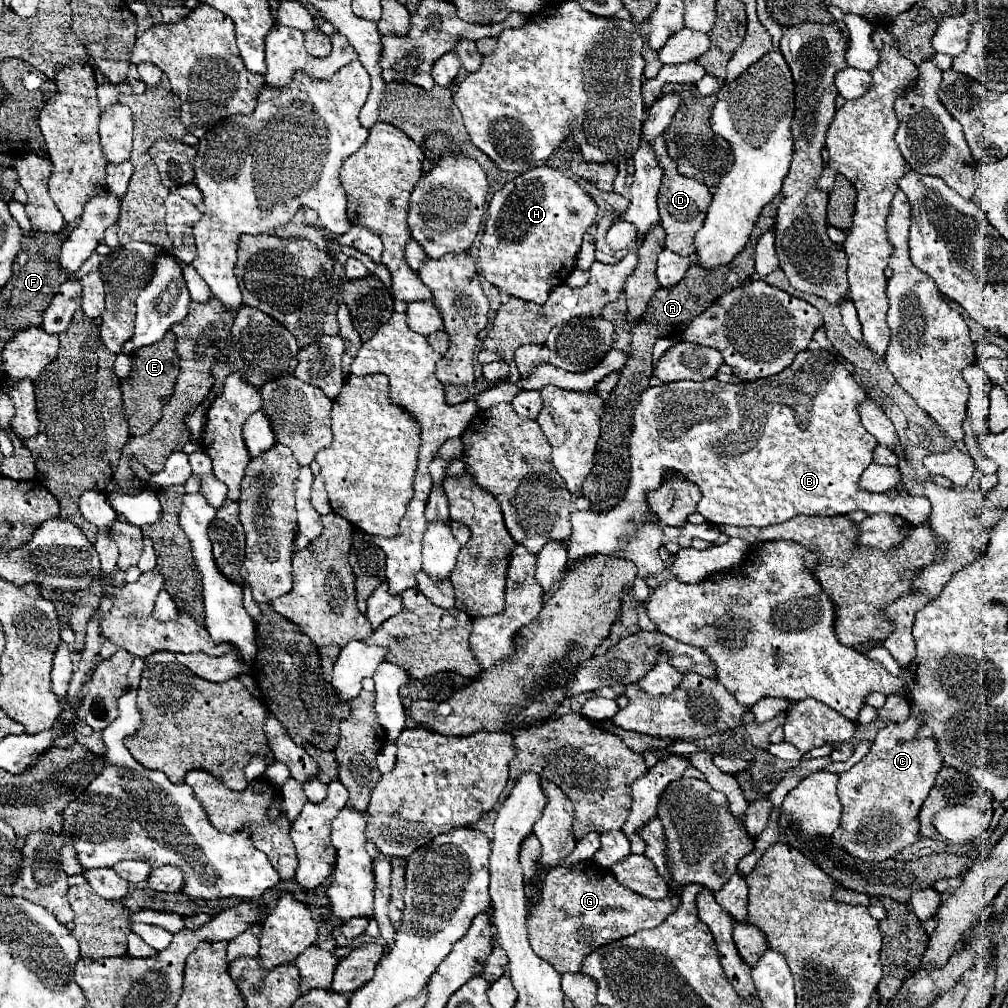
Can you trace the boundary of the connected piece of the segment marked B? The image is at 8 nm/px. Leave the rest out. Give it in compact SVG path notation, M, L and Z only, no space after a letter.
M805 350L805 352L799 352L797 356L795 356L795 360L793 360L793 364L789 366L789 368L785 368L781 374L777 374L777 376L771 376L771 378L761 378L761 380L753 380L753 382L737 382L737 384L725 384L725 382L719 382L717 378L709 378L709 380L703 380L702 382L694 382L694 381L674 381L669 383L662 383L659 386L651 386L649 390L645 390L643 394L641 394L641 400L639 400L639 404L635 406L635 414L633 414L633 434L631 434L631 440L629 440L629 454L631 454L631 480L629 480L629 486L627 486L627 494L625 494L625 500L619 504L619 506L615 506L615 508L611 508L607 514L595 514L593 510L573 510L573 514L571 514L571 524L573 524L573 534L571 534L571 538L569 538L569 562L567 562L567 566L571 564L571 562L575 562L575 560L579 560L579 558L583 558L583 556L587 556L587 554L609 554L609 556L613 556L613 554L617 554L617 556L621 556L621 558L627 558L627 560L631 560L631 562L635 562L635 566L637 566L637 576L635 576L635 584L633 584L633 588L635 588L635 600L639 602L639 604L645 604L647 602L647 598L649 598L649 594L651 594L651 588L647 586L647 576L657 576L661 570L665 570L665 564L663 564L663 560L659 560L659 548L663 546L663 531L660 527L660 521L658 517L650 510L649 506L647 506L647 492L649 490L655 490L659 484L661 484L661 480L663 480L663 468L671 468L671 470L675 470L675 472L679 472L683 478L687 478L687 480L691 480L691 482L695 482L699 488L701 488L701 492L703 492L703 498L701 498L701 502L699 502L699 512L711 522L711 524L731 524L731 526L769 526L769 524L777 524L777 522L785 522L785 520L789 520L789 518L793 518L793 516L799 516L799 514L807 514L807 516L837 516L837 514L849 514L849 512L853 512L853 510L863 510L863 512L867 512L867 514L877 514L877 512L889 512L889 514L901 514L905 520L909 520L913 526L921 526L921 524L925 524L925 522L929 522L929 516L931 516L931 506L929 506L929 500L925 498L925 496L907 496L907 498L903 498L903 496L891 496L891 492L883 492L883 494L867 494L867 492L861 492L859 490L859 486L857 486L857 480L859 480L859 476L863 474L863 470L871 464L871 456L873 456L873 450L875 450L875 446L877 446L877 442L875 442L875 438L873 438L873 434L869 434L867 430L865 430L865 426L861 424L861 416L859 416L859 404L863 402L863 400L867 400L869 398L869 392L867 392L867 388L863 388L855 378L853 378L853 374L847 370L847 366L841 362L841 358L837 356L837 354L831 354L831 352L825 352L825 350Z

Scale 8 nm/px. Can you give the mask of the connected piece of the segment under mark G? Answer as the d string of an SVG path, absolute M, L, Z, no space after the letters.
M593 860L577 866L557 866L543 880L541 898L529 910L529 942L533 952L553 964L561 974L579 972L583 956L637 930L659 926L669 912L677 910L679 902L679 894L663 900L639 896L617 884L609 868L597 866Z

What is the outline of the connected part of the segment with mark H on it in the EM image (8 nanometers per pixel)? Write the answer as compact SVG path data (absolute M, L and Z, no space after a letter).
M539 166L527 170L495 192L479 246L479 266L487 282L509 296L543 304L547 294L563 284L575 268L581 238L595 222L597 206L561 170Z

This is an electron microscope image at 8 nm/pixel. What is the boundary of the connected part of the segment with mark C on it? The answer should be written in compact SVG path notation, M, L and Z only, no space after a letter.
M913 716L901 724L887 724L879 730L863 760L839 774L841 780L837 788L843 812L831 842L849 850L849 854L863 862L883 862L919 840L917 816L943 766L935 742L931 738L919 740L915 736L919 726L921 722Z

